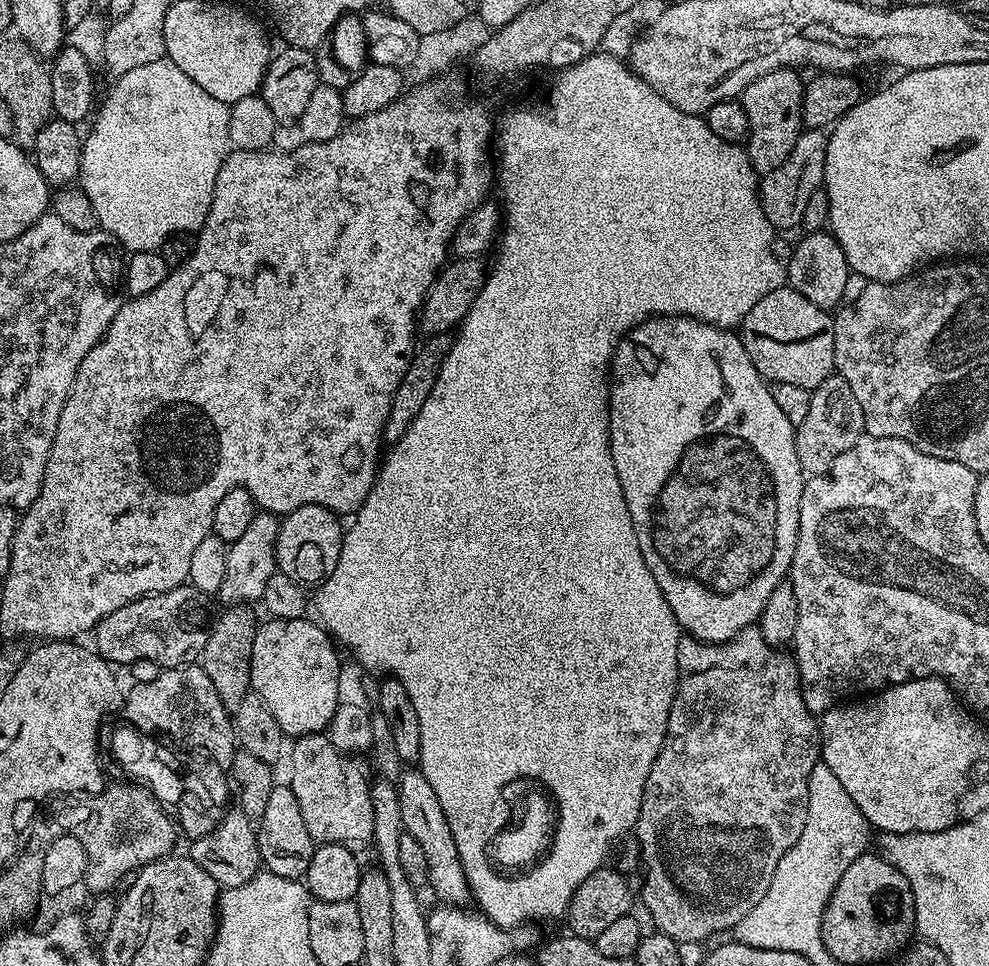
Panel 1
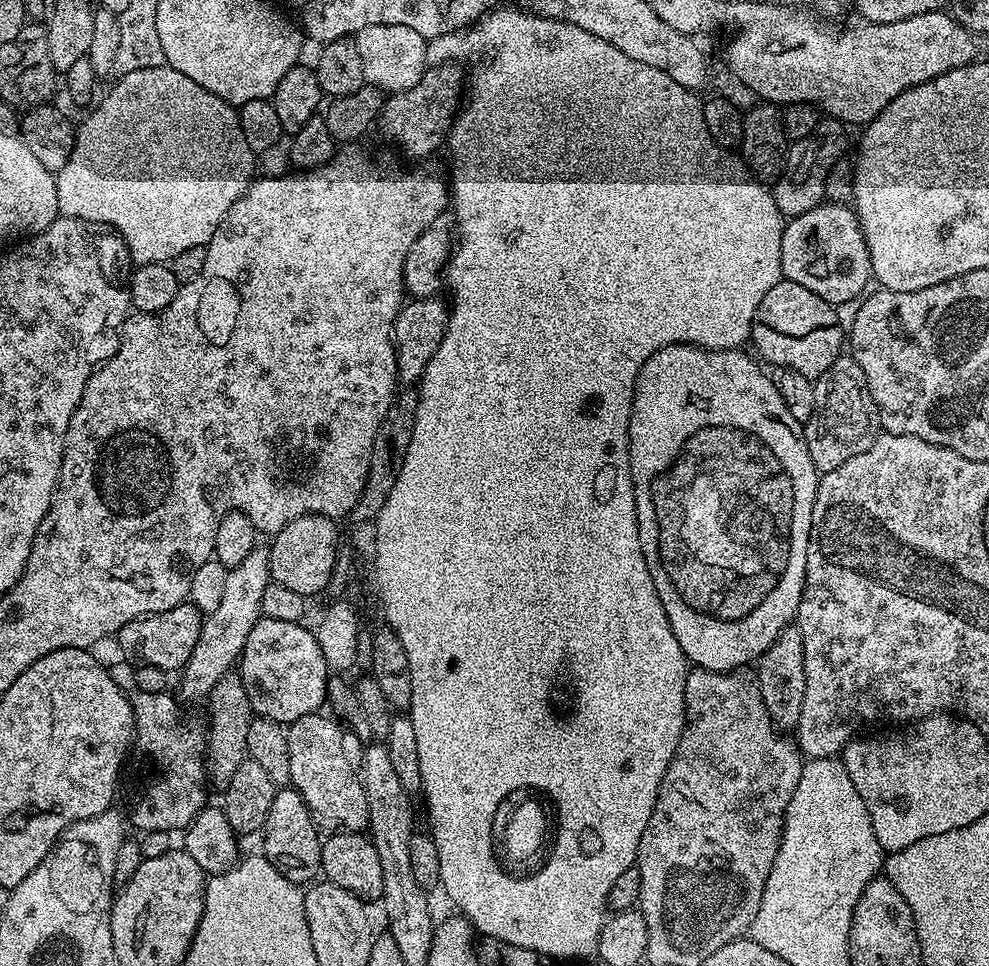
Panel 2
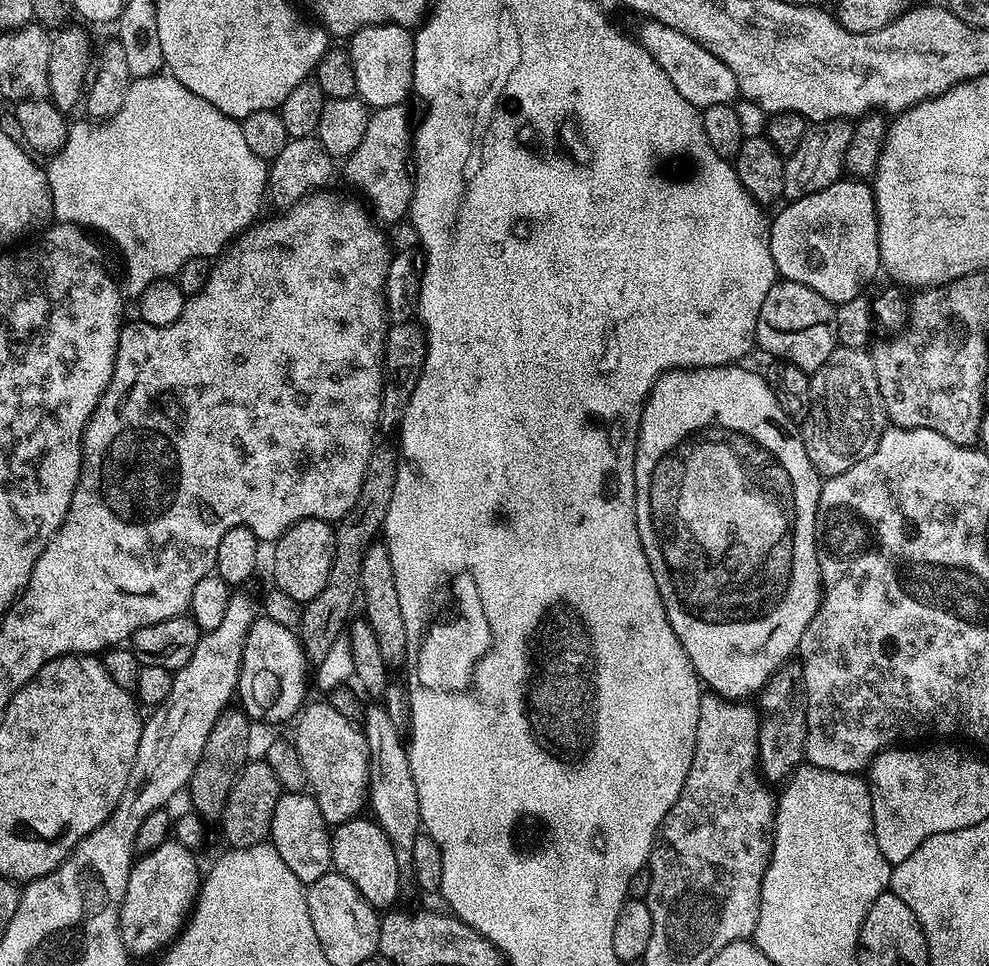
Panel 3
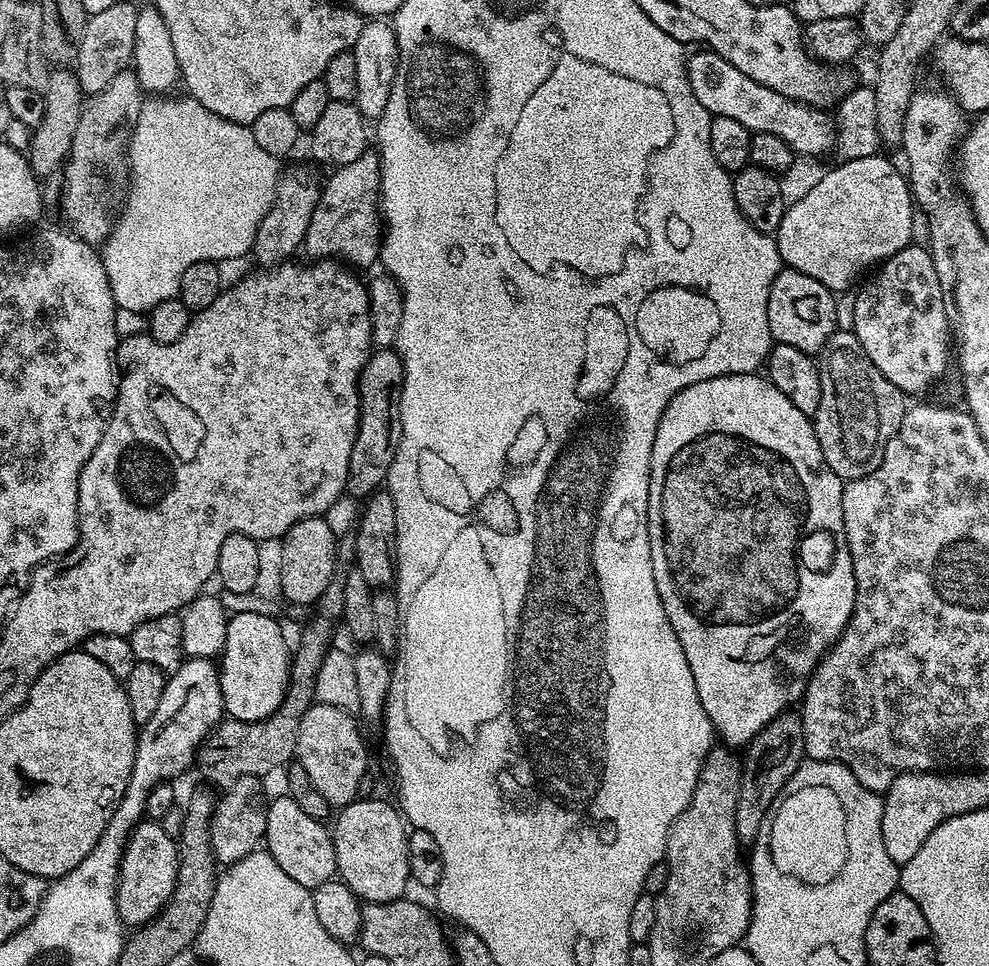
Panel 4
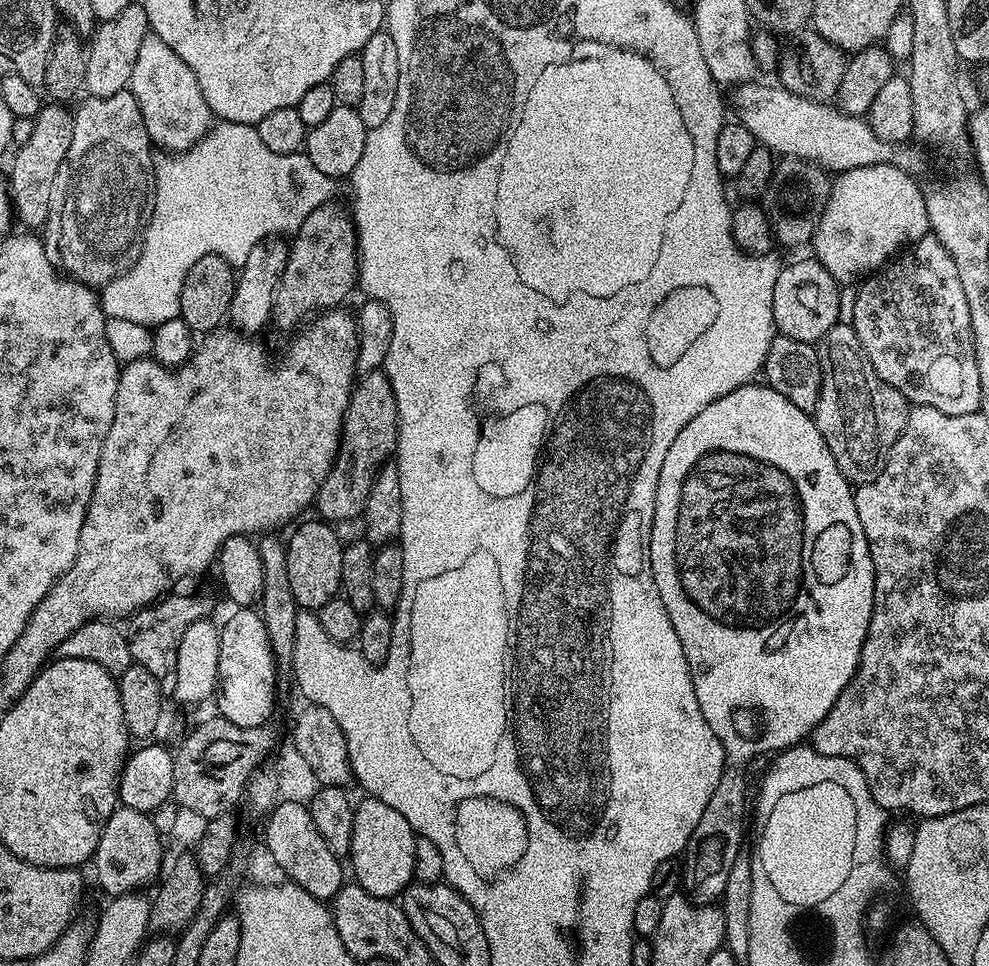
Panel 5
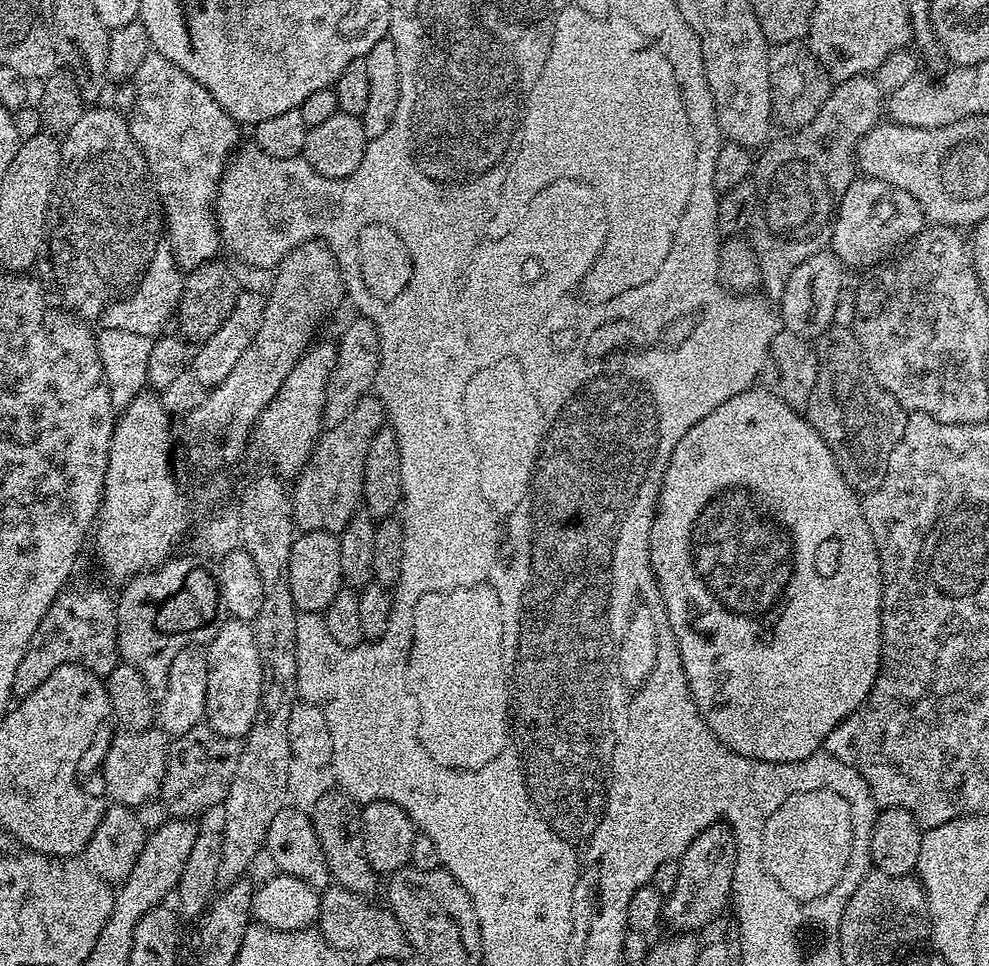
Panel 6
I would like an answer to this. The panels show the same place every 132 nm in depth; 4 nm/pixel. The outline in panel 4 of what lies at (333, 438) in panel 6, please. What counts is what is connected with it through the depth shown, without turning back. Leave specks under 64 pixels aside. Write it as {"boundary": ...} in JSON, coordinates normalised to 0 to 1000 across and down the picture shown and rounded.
{"boundary":[[[381,359],[376,367],[372,370],[370,379],[364,388],[364,436],[362,437],[362,449],[358,453],[358,466],[354,466],[354,487],[352,488],[352,503],[350,506],[351,512],[364,513],[363,516],[371,516],[381,508],[391,498],[392,488],[398,478],[398,470],[402,470],[402,462],[406,453],[406,433],[404,432],[404,413],[406,412],[406,400],[408,399],[408,376],[403,364],[399,359]]]}

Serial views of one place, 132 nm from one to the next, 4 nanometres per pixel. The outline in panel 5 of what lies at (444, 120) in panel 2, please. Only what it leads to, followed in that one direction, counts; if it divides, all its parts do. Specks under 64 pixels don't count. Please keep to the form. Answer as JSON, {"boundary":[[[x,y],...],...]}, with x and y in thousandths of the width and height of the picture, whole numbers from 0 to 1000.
{"boundary":[[[340,209],[327,211],[309,226],[309,230],[305,230],[305,234],[294,245],[289,280],[285,280],[279,315],[275,318],[274,334],[294,345],[312,329],[347,316],[347,311],[361,294],[360,233],[355,223],[349,216],[347,219]]]}

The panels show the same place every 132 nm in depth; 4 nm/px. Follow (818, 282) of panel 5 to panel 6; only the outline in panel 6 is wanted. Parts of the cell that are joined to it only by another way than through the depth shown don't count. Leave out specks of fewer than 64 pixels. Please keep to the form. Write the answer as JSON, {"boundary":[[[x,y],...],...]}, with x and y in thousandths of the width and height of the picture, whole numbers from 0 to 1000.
{"boundary":[[[836,260],[815,267],[815,271],[811,271],[811,275],[799,284],[791,308],[787,312],[787,327],[792,339],[814,350],[827,350],[842,339],[843,319],[849,302],[855,298],[852,284],[849,270]]]}

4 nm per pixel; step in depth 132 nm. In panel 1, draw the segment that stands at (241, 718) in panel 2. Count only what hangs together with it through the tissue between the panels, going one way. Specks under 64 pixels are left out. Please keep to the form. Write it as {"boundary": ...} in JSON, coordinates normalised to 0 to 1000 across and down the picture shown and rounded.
{"boundary":[[[231,627],[225,630],[226,635],[221,635],[220,640],[215,641],[214,643],[214,653],[210,656],[210,664],[206,670],[206,677],[204,680],[204,689],[208,694],[209,700],[212,702],[212,706],[216,706],[216,714],[220,714],[220,723],[224,723],[224,731],[229,731],[232,735],[232,738],[238,739],[241,735],[241,731],[245,731],[245,723],[249,723],[253,718],[253,713],[255,711],[255,703],[253,702],[253,681],[257,677],[257,660],[259,659],[259,651],[261,649],[261,641],[255,635],[256,630],[251,627]]]}

